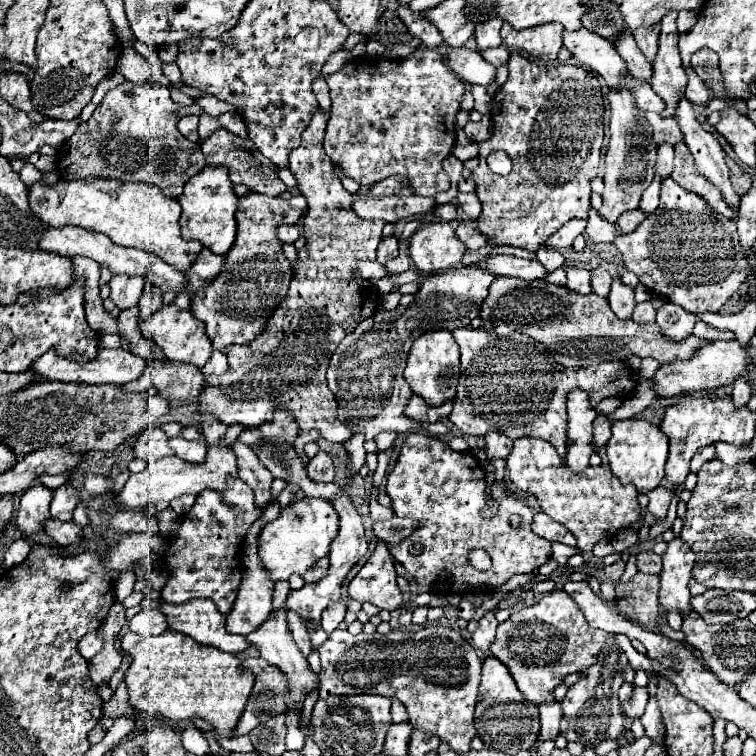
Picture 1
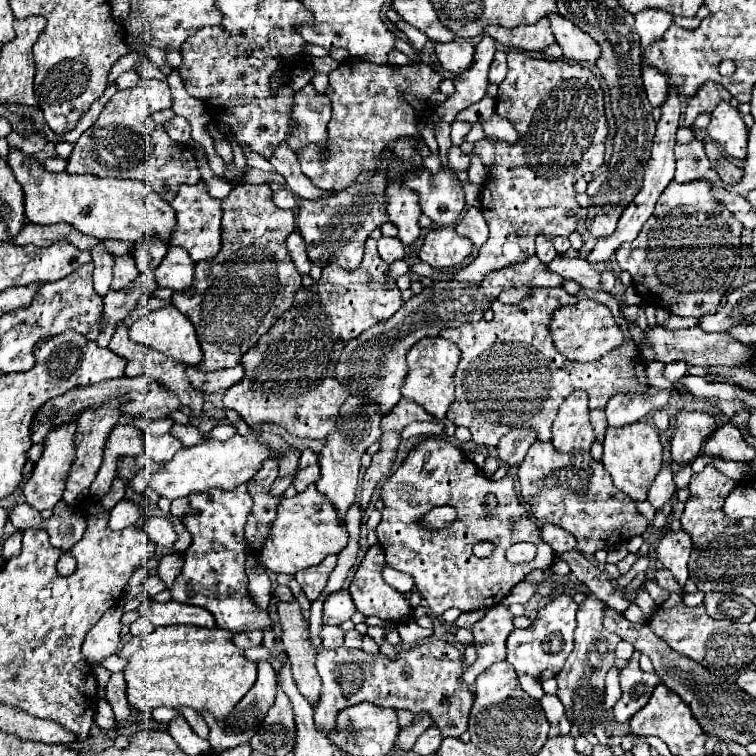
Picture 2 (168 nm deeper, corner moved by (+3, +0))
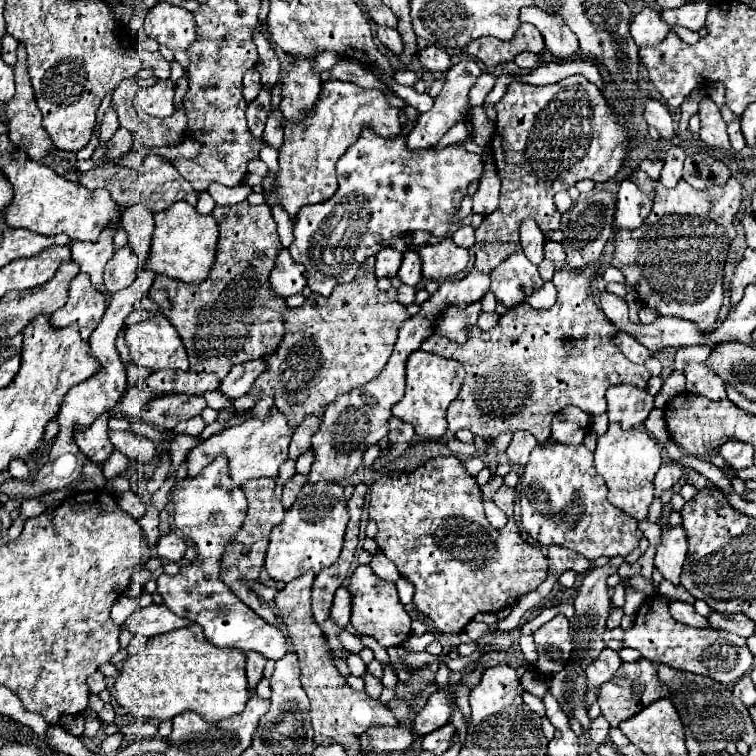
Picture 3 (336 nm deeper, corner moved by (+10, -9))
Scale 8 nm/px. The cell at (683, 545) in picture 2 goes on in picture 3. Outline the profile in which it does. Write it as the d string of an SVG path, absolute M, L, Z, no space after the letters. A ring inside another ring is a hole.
M680 526L664 528L662 542L656 548L654 566L662 572L662 576L666 580L670 580L674 586L678 586L686 554L688 554L688 544L686 544L684 530Z

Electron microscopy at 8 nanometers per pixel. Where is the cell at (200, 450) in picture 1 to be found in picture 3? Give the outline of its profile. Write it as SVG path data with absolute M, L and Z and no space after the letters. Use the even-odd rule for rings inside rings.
M110 432L110 442L116 444L116 448L126 454L132 460L138 460L142 464L156 464L160 462L160 452L156 450L156 444L144 436L138 436L136 432Z

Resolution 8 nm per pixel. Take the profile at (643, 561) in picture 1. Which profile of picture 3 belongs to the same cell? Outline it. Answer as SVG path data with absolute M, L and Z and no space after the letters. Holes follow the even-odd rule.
M670 598L670 612L672 612L672 618L682 622L682 624L690 624L690 626L696 626L696 628L708 628L708 620L704 616L696 614L692 604Z

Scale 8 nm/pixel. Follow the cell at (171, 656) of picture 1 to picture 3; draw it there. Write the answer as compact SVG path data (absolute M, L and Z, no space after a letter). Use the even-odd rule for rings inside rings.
M198 624L150 638L142 652L124 660L114 688L118 704L130 715L157 725L186 710L200 714L206 722L218 722L242 712L250 700L244 654L208 644Z

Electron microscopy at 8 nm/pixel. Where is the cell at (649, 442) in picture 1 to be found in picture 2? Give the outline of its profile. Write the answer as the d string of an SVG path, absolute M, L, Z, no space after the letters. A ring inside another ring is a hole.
M645 421L625 427L607 427L603 447L603 465L611 475L615 487L627 493L633 501L645 501L647 491L663 465L663 445L659 441L659 429Z

